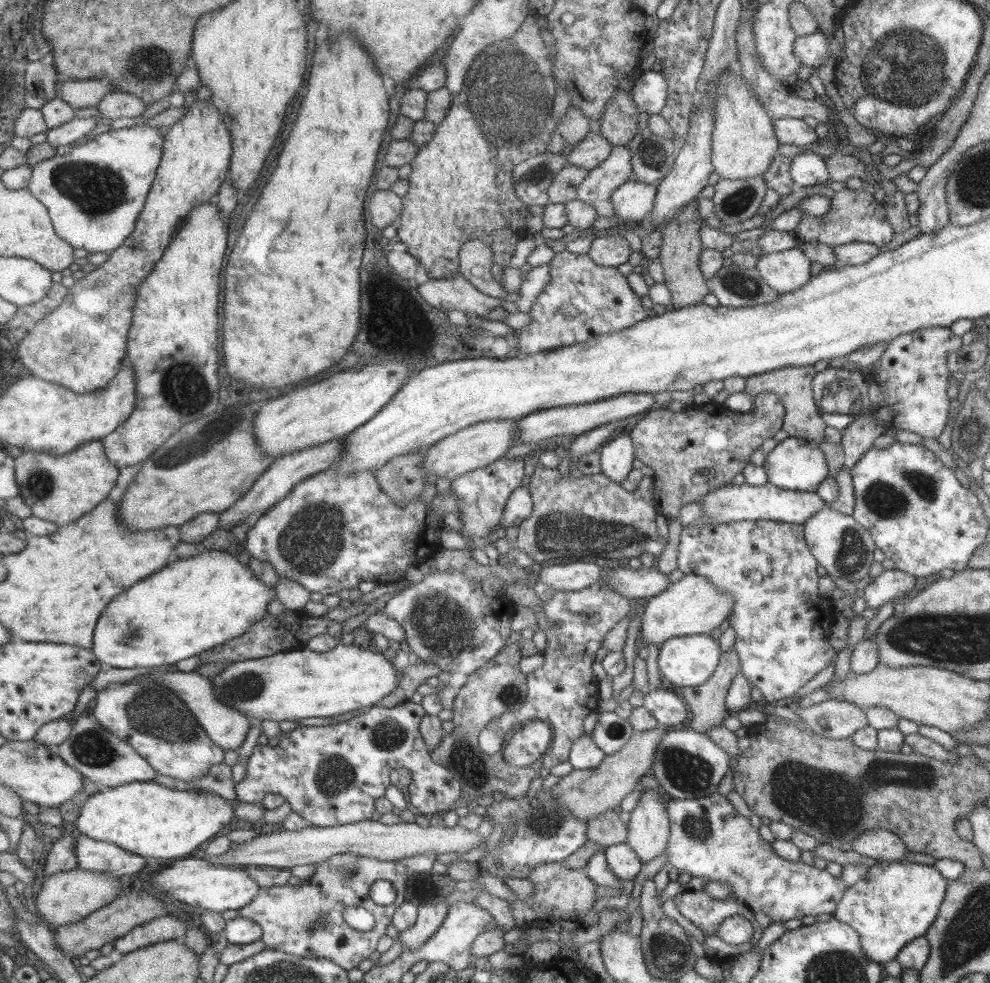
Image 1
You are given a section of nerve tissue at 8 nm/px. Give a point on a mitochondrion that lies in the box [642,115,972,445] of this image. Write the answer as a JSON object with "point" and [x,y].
{"point":[842,396]}

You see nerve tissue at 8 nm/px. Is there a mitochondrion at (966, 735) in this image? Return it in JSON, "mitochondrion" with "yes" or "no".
{"mitochondrion":"no"}

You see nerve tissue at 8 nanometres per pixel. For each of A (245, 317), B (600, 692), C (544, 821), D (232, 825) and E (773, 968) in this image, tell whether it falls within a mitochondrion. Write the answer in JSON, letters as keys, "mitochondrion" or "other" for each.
{"A":"other","B":"other","C":"mitochondrion","D":"other","E":"other"}

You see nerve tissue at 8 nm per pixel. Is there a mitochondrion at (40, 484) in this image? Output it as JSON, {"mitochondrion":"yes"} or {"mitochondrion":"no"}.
{"mitochondrion":"yes"}

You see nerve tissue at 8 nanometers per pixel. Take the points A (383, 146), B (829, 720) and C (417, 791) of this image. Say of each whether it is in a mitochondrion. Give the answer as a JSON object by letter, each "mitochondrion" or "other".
{"A":"other","B":"other","C":"other"}

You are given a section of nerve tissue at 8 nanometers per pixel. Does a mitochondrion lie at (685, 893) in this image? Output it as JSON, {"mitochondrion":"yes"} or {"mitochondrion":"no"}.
{"mitochondrion":"no"}

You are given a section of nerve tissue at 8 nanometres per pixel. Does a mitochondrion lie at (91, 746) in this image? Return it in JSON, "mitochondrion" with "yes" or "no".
{"mitochondrion":"yes"}

